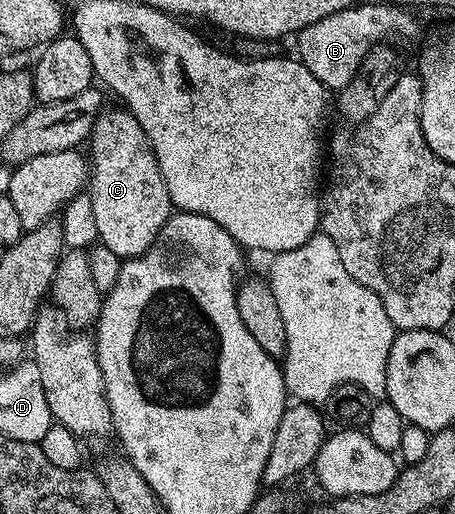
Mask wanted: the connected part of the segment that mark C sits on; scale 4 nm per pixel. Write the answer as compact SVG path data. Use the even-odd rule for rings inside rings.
M108 106L100 110L97 121L91 130L89 148L89 194L93 201L93 217L97 220L98 242L113 249L122 260L132 259L135 255L145 253L155 244L155 238L161 233L167 218L173 214L169 189L165 189L165 177L157 165L157 157L145 137L145 129L122 106Z

